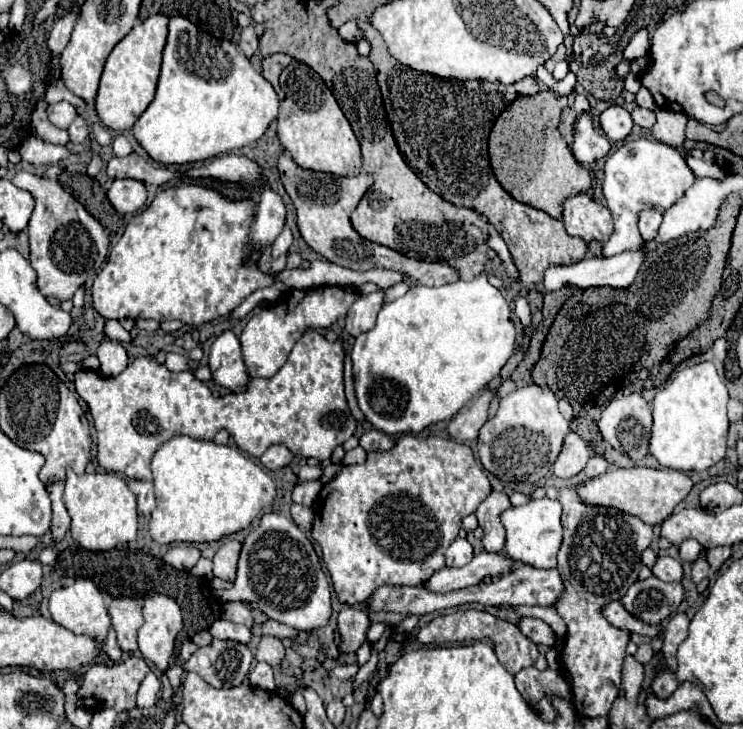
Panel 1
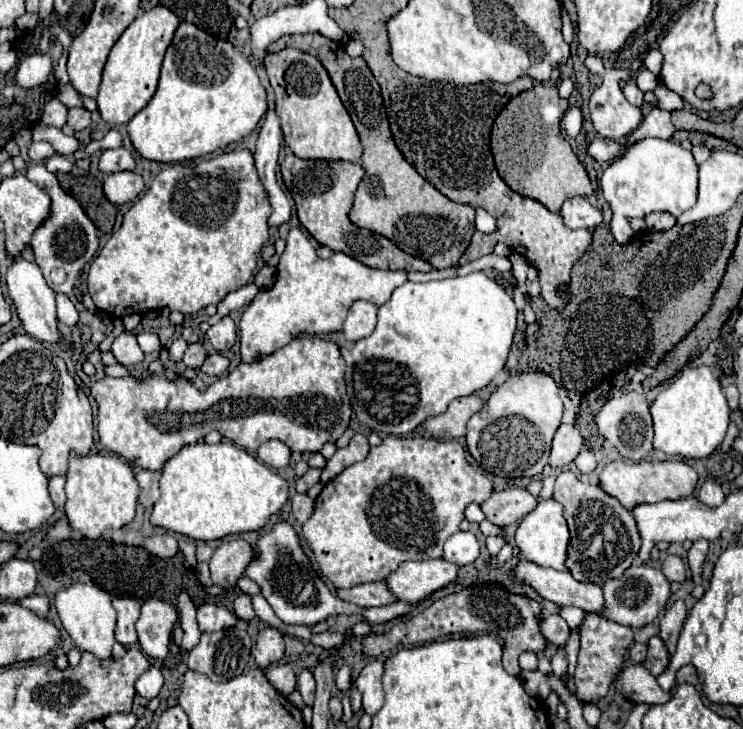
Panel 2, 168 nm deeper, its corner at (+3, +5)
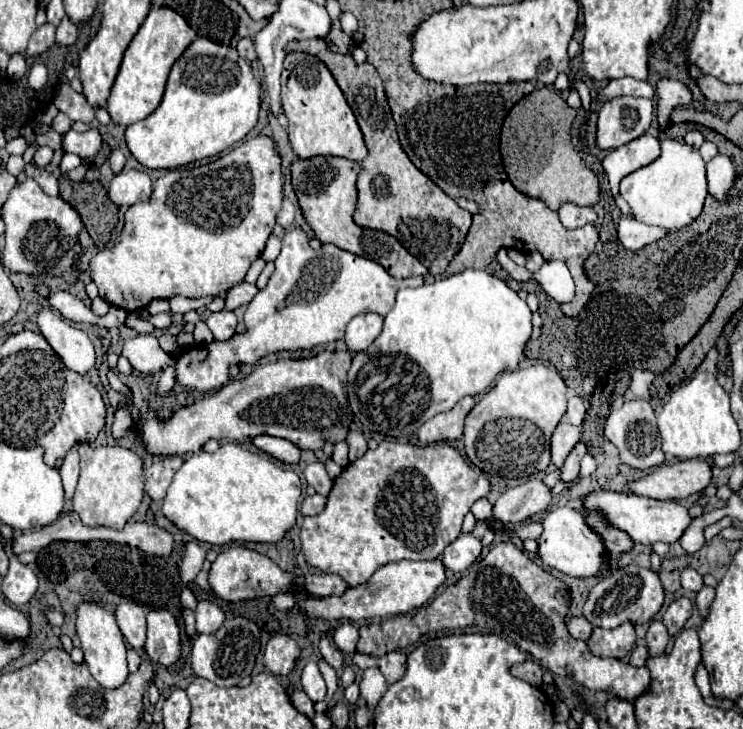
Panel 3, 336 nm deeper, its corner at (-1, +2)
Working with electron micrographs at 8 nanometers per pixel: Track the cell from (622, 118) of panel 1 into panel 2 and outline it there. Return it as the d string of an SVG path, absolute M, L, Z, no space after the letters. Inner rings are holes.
M588 54L585 64L592 73L598 73L604 78L604 82L590 96L590 118L592 118L594 130L602 138L610 138L610 140L620 140L620 138L628 136L642 122L642 108L628 104L628 100L624 98L624 94L620 90L620 80L632 77L641 66L640 60L634 60L630 69L604 68L601 58L594 58L594 54Z

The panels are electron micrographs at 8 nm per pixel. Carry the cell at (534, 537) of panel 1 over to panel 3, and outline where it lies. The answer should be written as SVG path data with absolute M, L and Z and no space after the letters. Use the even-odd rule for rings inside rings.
M572 507L550 509L542 521L542 535L538 537L538 555L546 567L562 571L570 577L592 577L608 569L600 537L584 523L584 515Z

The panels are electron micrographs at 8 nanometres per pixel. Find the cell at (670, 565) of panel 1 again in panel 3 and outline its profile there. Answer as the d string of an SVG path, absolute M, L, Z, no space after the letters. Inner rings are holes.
M684 569L680 581L682 581L684 589L692 589L692 591L700 591L702 589L702 577L694 569Z

